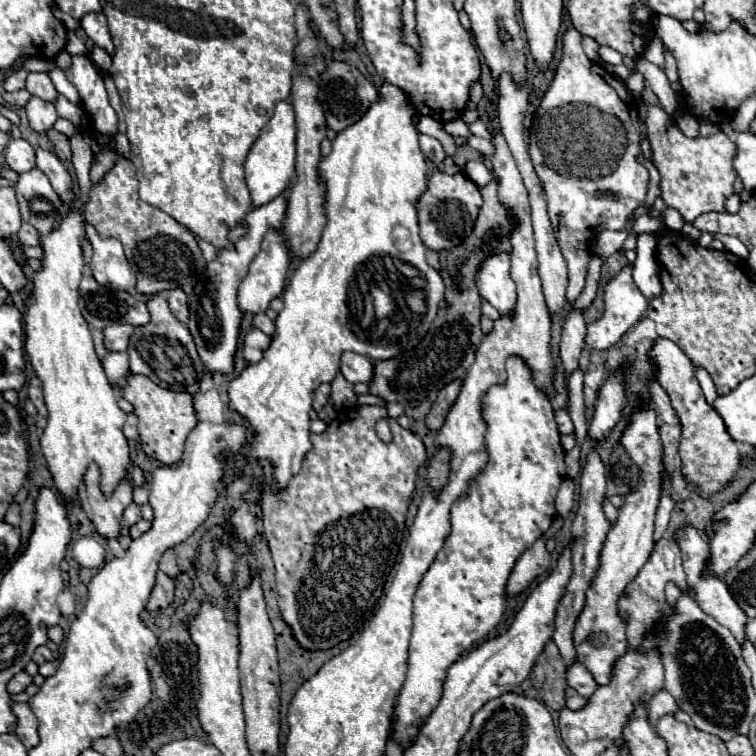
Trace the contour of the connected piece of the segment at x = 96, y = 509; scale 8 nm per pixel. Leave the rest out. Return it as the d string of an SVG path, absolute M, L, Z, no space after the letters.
M91 463L85 471L85 497L83 497L83 511L89 515L93 525L97 527L99 535L103 537L117 537L119 535L119 521L121 513L133 503L131 499L131 483L129 479L121 479L111 495L105 495L99 485L101 471L95 463Z

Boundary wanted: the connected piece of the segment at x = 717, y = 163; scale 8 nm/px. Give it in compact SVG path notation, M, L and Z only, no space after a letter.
M649 107L645 125L651 143L651 163L661 175L659 191L665 205L677 209L685 221L709 211L723 213L723 201L735 193L735 169L731 165L735 143L723 131L711 137L687 139L661 107Z

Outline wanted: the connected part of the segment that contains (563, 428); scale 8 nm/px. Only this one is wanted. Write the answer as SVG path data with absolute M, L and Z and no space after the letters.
M557 409L555 411L555 421L557 421L557 427L561 433L571 433L573 431L573 423L571 423L571 417L565 409Z

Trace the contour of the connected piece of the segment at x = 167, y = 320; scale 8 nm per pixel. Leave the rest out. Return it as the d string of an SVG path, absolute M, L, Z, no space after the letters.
M149 295L145 305L151 313L151 321L141 329L135 329L135 333L131 335L131 343L127 349L131 359L131 371L147 375L159 387L165 387L169 391L197 393L203 375L203 363L197 355L189 329L173 317L167 301L161 295Z

